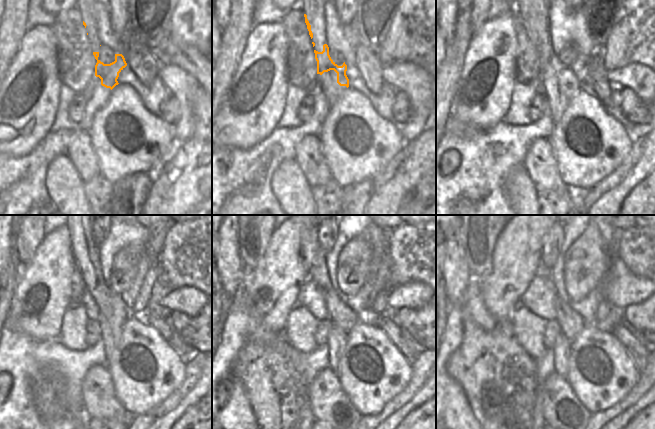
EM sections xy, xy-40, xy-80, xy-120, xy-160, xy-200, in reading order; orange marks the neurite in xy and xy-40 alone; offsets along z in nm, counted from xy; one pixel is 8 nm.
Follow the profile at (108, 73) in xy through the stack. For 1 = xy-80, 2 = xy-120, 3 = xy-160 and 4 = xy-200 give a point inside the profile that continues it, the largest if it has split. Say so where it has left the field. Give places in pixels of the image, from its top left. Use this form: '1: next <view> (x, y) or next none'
1: next xy-80 (536, 24)
2: next xy-120 (85, 251)
3: next xy-160 (313, 256)
4: next xy-200 (571, 323)

